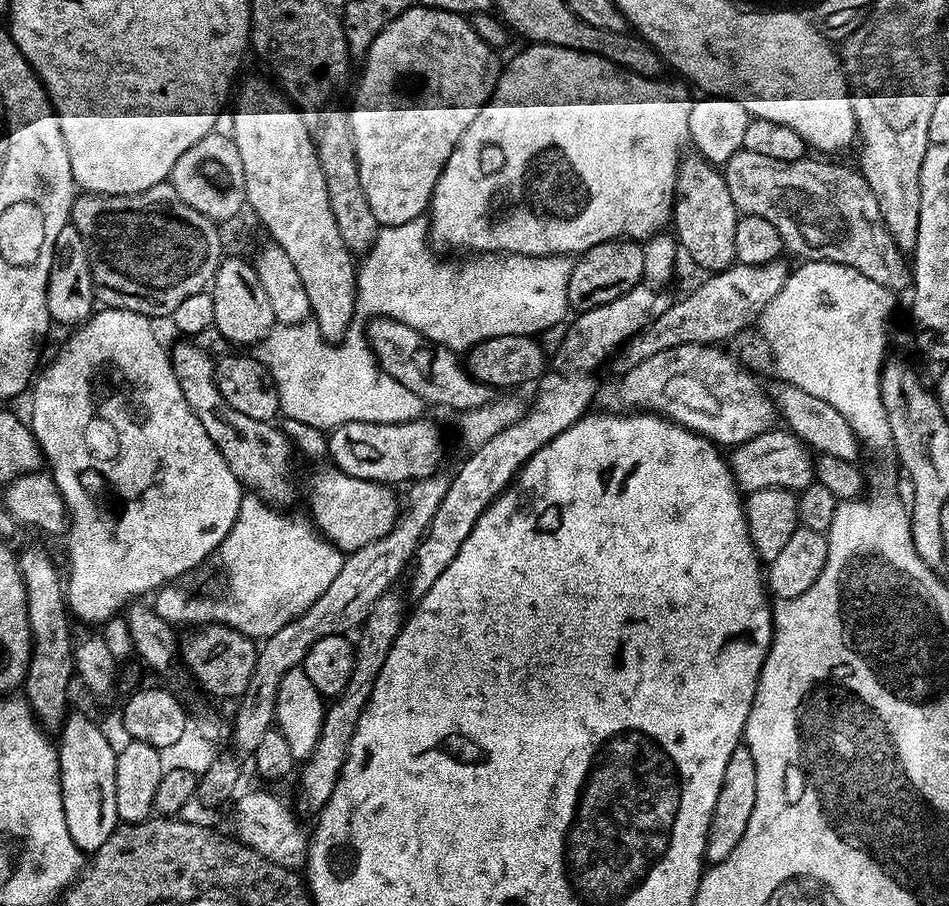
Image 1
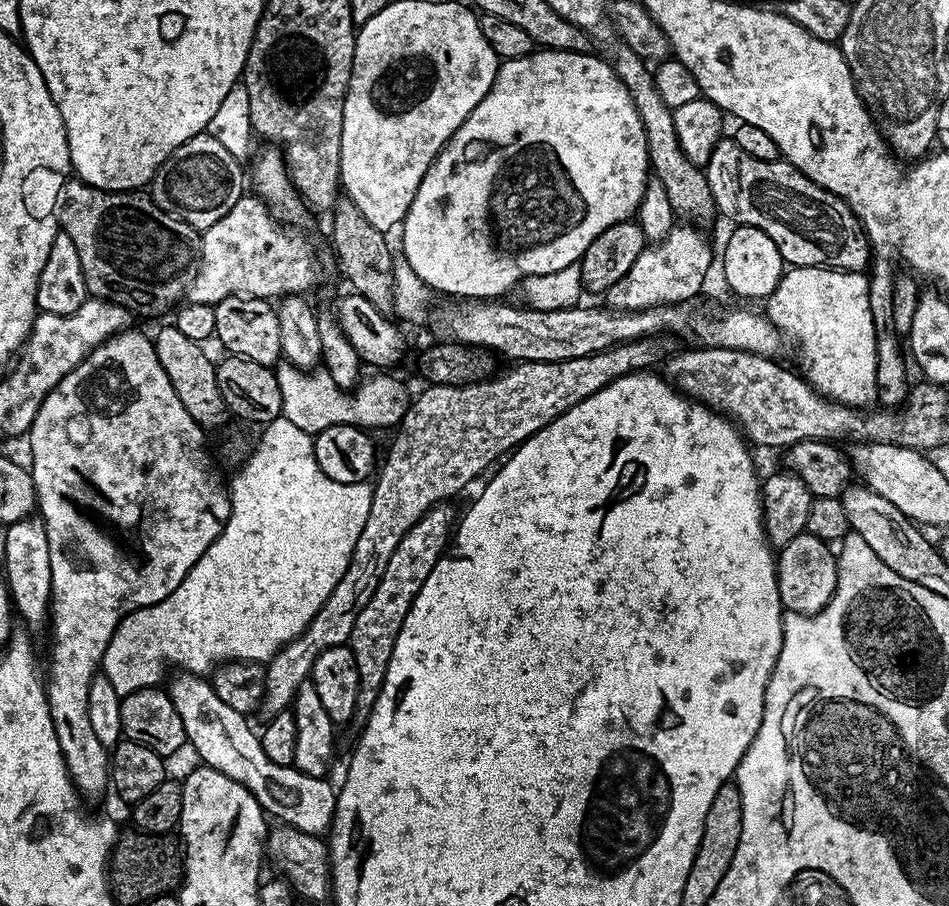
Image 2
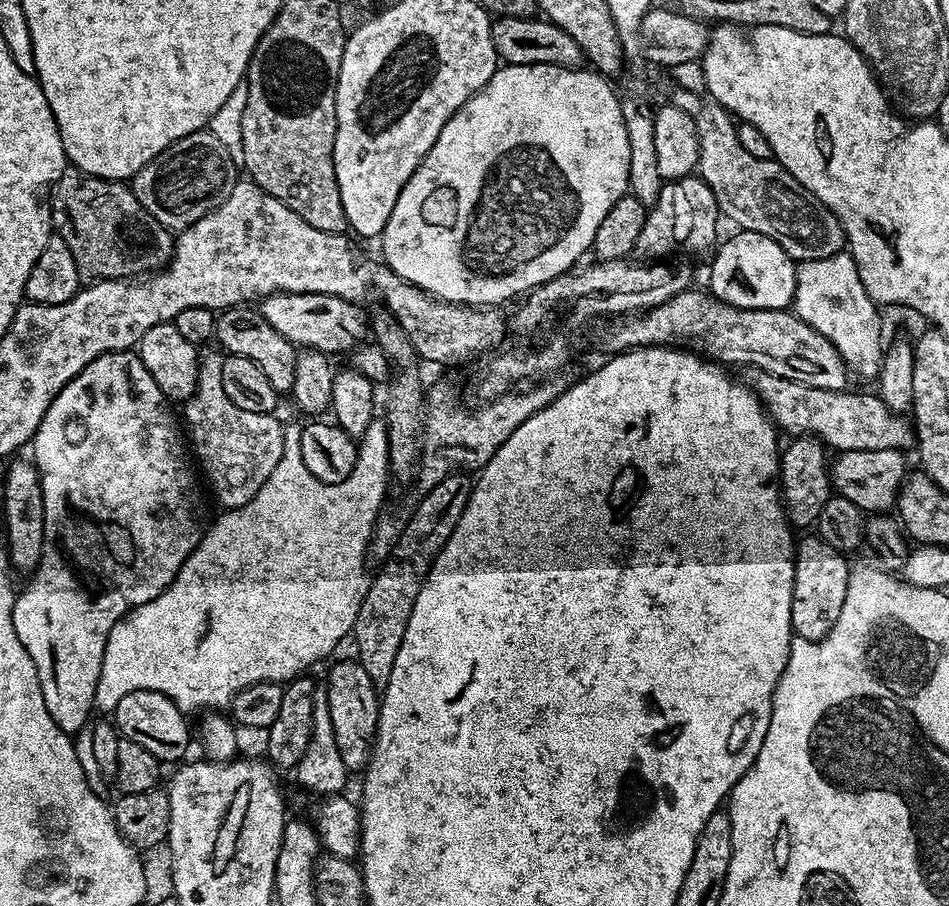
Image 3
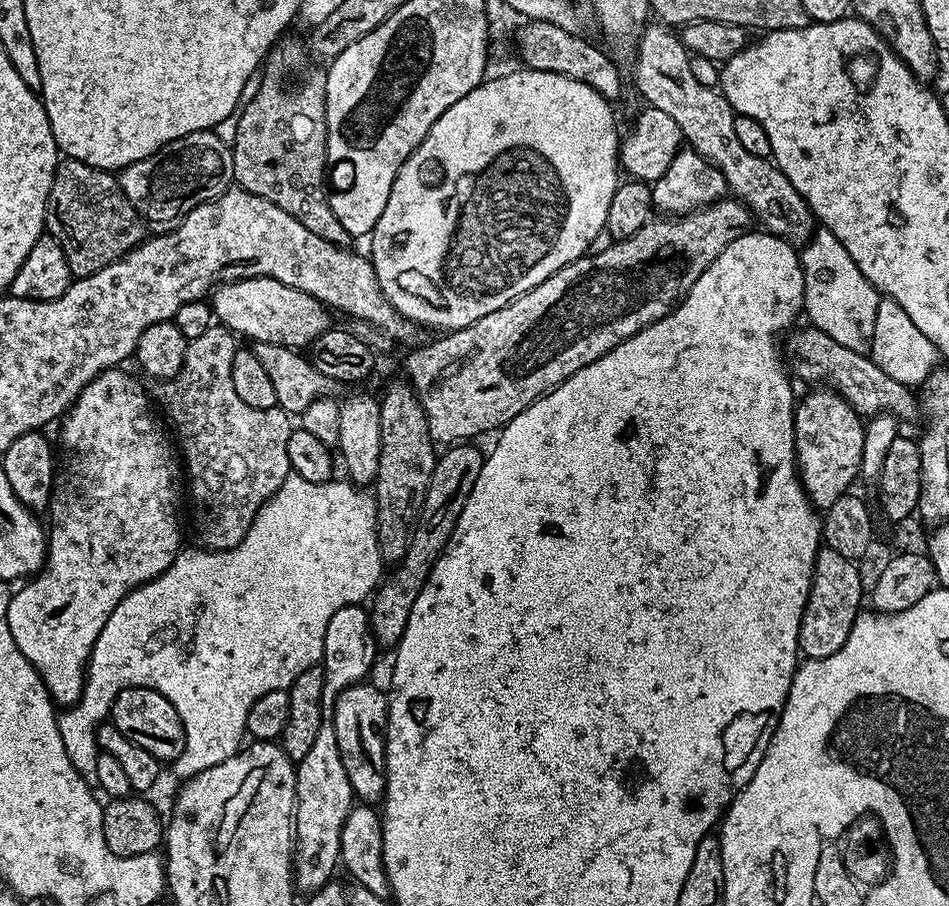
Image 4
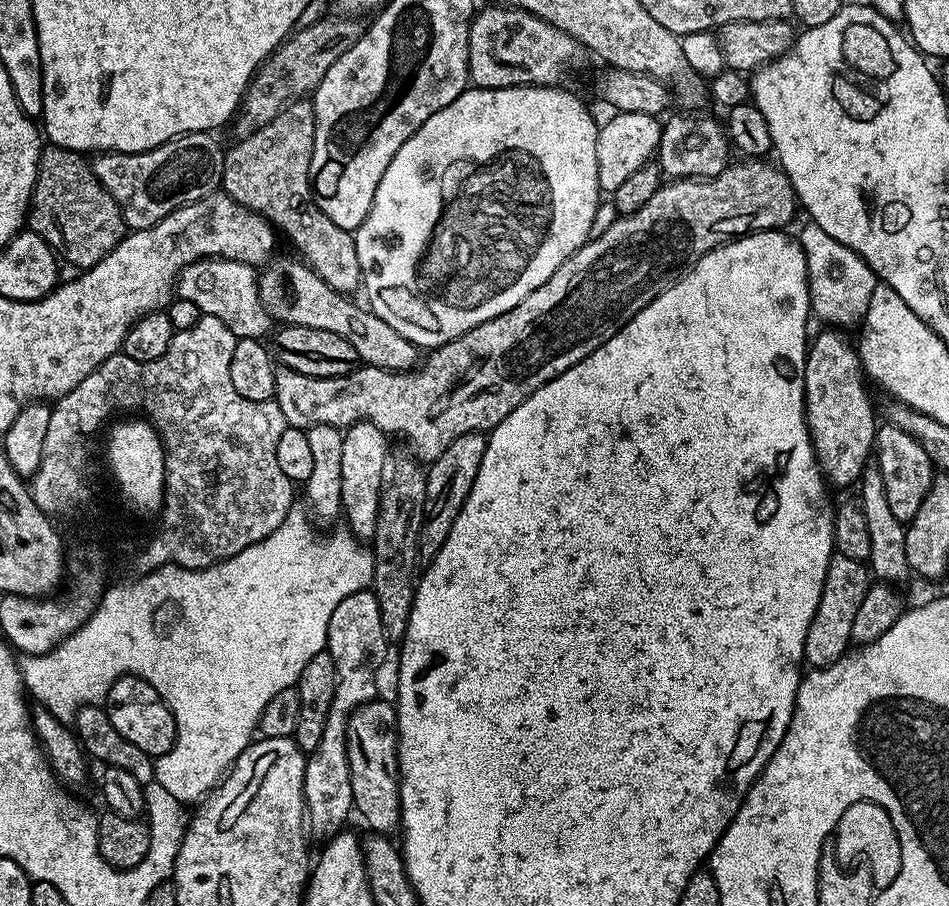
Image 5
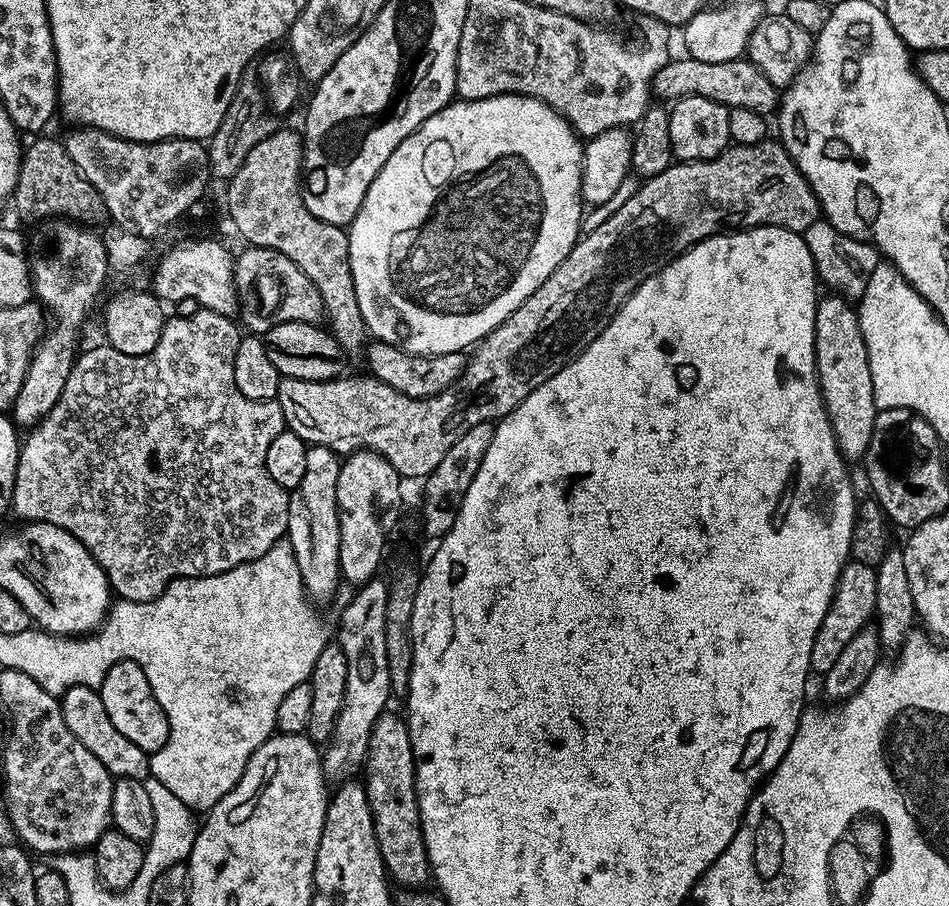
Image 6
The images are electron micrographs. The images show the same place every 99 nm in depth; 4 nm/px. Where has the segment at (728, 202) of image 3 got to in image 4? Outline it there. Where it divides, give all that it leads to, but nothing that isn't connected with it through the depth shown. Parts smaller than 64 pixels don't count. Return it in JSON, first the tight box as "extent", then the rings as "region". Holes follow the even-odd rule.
{"extent":[636,22,814,246],"region":[[[652,22],[641,31],[638,41],[638,51],[636,56],[636,88],[644,95],[643,103],[650,108],[662,110],[665,114],[670,114],[674,122],[678,122],[678,130],[681,137],[686,141],[687,147],[693,148],[702,158],[706,158],[717,168],[728,183],[729,193],[741,204],[745,204],[750,209],[755,223],[763,231],[772,233],[773,236],[783,236],[789,244],[793,246],[803,246],[812,238],[814,231],[814,217],[808,209],[808,204],[794,190],[790,178],[782,174],[782,170],[777,168],[771,159],[763,156],[755,156],[746,150],[742,150],[742,145],[734,135],[734,113],[728,100],[715,87],[707,88],[698,82],[690,70],[690,53],[679,37],[670,31],[663,23]]]}

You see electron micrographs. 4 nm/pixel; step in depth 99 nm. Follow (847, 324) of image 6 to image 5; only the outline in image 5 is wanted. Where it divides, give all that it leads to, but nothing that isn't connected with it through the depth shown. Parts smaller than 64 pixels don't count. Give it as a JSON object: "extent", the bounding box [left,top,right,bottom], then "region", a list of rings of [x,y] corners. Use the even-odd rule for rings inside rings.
{"extent":[804,330,876,488],"region":[[[824,330],[811,337],[804,371],[804,417],[808,423],[808,433],[812,439],[812,449],[816,452],[816,461],[829,485],[848,488],[857,483],[870,463],[868,455],[872,452],[872,443],[876,440],[876,412],[872,409],[872,400],[868,397],[864,366],[860,362],[860,353],[847,340],[840,330]]]}

